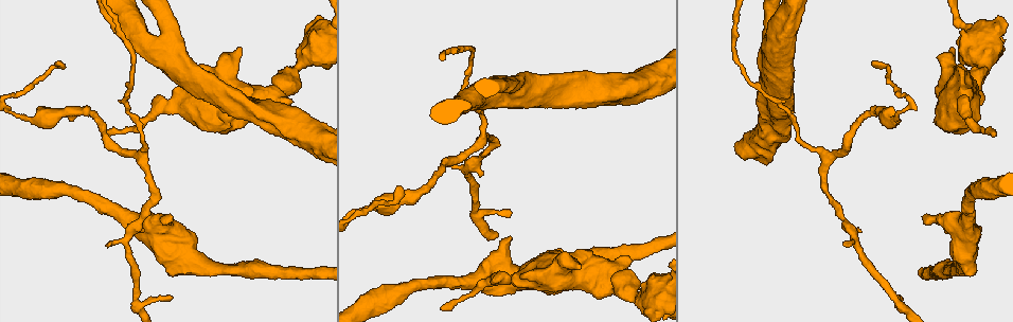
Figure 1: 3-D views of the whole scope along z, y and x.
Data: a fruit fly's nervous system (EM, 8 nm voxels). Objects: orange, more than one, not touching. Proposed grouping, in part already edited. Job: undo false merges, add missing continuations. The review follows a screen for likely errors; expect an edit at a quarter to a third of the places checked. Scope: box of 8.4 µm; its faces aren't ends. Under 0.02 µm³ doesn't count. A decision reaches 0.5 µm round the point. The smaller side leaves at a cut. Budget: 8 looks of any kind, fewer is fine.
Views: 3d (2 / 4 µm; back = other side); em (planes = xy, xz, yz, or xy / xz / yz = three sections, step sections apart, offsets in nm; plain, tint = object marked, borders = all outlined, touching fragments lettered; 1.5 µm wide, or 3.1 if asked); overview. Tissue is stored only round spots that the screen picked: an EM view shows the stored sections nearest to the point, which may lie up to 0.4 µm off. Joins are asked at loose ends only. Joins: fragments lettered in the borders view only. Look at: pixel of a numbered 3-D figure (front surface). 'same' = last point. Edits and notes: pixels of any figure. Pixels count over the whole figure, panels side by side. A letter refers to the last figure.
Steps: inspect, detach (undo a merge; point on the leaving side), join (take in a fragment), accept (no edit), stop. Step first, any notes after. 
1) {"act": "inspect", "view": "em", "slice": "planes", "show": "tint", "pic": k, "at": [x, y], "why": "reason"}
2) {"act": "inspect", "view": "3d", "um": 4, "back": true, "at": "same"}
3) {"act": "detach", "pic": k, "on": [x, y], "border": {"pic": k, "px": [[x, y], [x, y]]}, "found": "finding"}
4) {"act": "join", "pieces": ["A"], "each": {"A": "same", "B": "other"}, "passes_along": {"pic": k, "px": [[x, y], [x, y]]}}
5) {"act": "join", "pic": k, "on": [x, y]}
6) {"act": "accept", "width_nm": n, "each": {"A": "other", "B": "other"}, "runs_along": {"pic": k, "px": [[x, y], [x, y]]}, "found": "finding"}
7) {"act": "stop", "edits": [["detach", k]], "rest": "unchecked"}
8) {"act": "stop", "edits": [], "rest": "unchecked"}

{"act": "inspect", "view": "3d", "um": 4, "pic": 1, "at": [169, 218], "why": "an open end"}

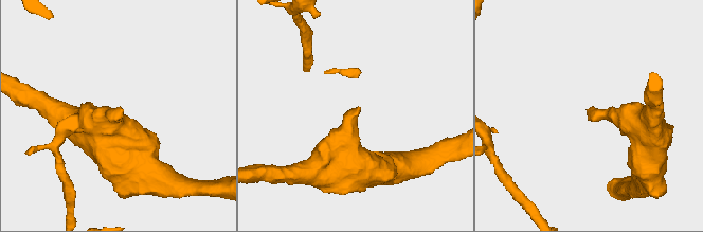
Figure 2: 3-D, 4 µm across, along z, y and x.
{"act": "inspect", "view": "em", "slice": "planes", "show": "borders", "pic": 2, "at": [355, 109]}

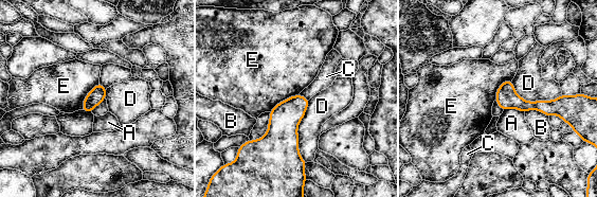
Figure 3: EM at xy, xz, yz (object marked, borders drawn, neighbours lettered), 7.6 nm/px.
{"act": "accept", "each": {"A": "other", "B": "other", "C": "other", "D": "other", "E": "other"}, "border": {"pic": 3, "px": [[299, 93], [277, 103], [269, 111]]}, "found": "none of them fits"}

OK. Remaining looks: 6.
{"act": "inspect", "view": "3d", "um": 4, "pic": 1, "at": [170, 298], "why": "free end"}

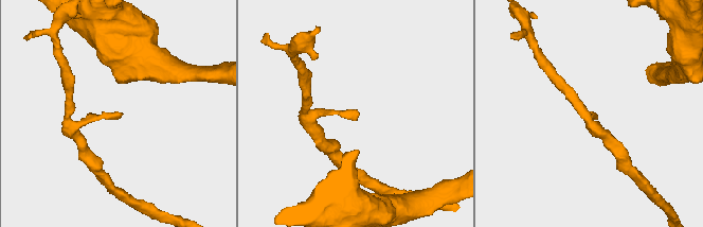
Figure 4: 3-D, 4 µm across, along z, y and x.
{"act": "inspect", "view": "em", "slice": "yz", "step": 8, "show": "borders", "pic": 4, "at": [356, 115], "why": "now the EM"}

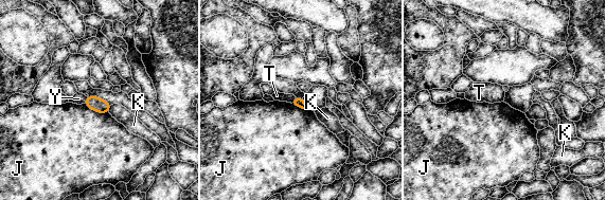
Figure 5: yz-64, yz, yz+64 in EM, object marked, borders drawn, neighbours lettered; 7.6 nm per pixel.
{"act": "accept", "each": {"J": "other", "K": "other", "T": "other", "Y": "other"}, "border": {"pic": 5, "px": [[84, 104], [95, 111], [108, 112]]}, "found": "none of them fits"}

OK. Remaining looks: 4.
{"act": "inspect", "view": "em", "slice": "xz", "step": 8, "show": "plain", "pic": 1, "at": [578, 267], "why": "an open end"}

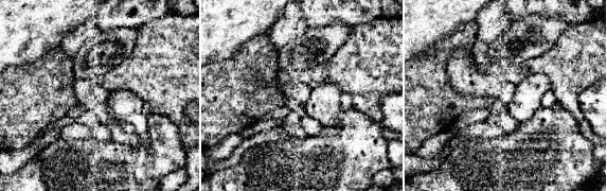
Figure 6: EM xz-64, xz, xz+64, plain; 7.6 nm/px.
{"act": "inspect", "view": "em", "slice": "xz", "step": 8, "show": "borders", "at": "same"}

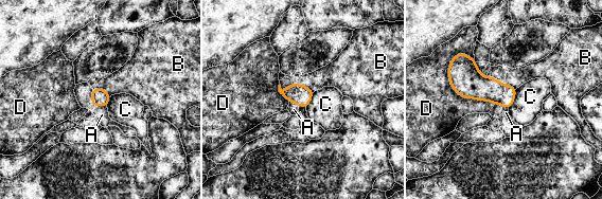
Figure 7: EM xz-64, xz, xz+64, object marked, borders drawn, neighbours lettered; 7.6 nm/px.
{"act": "accept", "each": {"A": "other", "B": "other", "C": "other", "D": "other"}, "border": {"pic": 7, "px": [[516, 89], [513, 103], [508, 108]]}, "found": "no lettered fragment goes on from it"}

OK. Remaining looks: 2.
{"act": "stop", "edits": [], "rest": "unchecked"}

